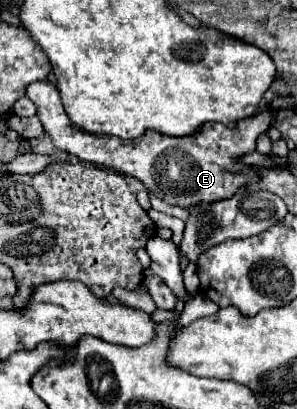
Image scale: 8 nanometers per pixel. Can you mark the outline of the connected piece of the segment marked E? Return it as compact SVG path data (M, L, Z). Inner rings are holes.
M48 79L30 83L26 89L26 95L36 105L36 111L38 111L36 115L40 117L44 131L52 137L58 149L64 149L76 155L80 161L88 161L100 167L110 167L118 173L130 175L140 183L144 183L144 187L150 193L154 193L156 197L164 199L170 205L192 207L200 201L208 203L208 201L226 199L226 197L232 197L240 187L260 181L258 171L254 167L244 165L240 159L246 153L252 153L256 149L256 139L260 133L268 131L274 111L264 111L254 117L242 119L234 129L226 125L210 123L210 125L204 125L192 137L170 137L170 135L148 129L142 137L122 143L120 137L84 133L76 125L72 125L64 111L58 87Z

